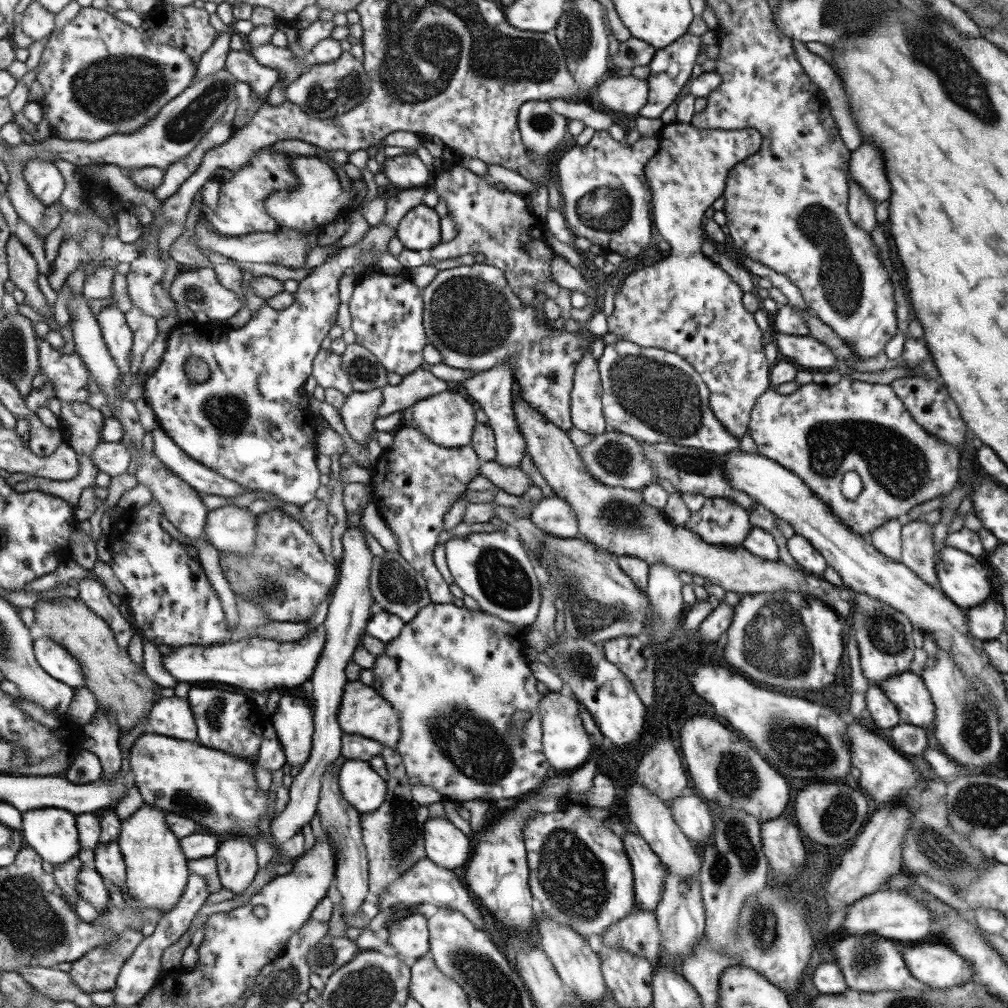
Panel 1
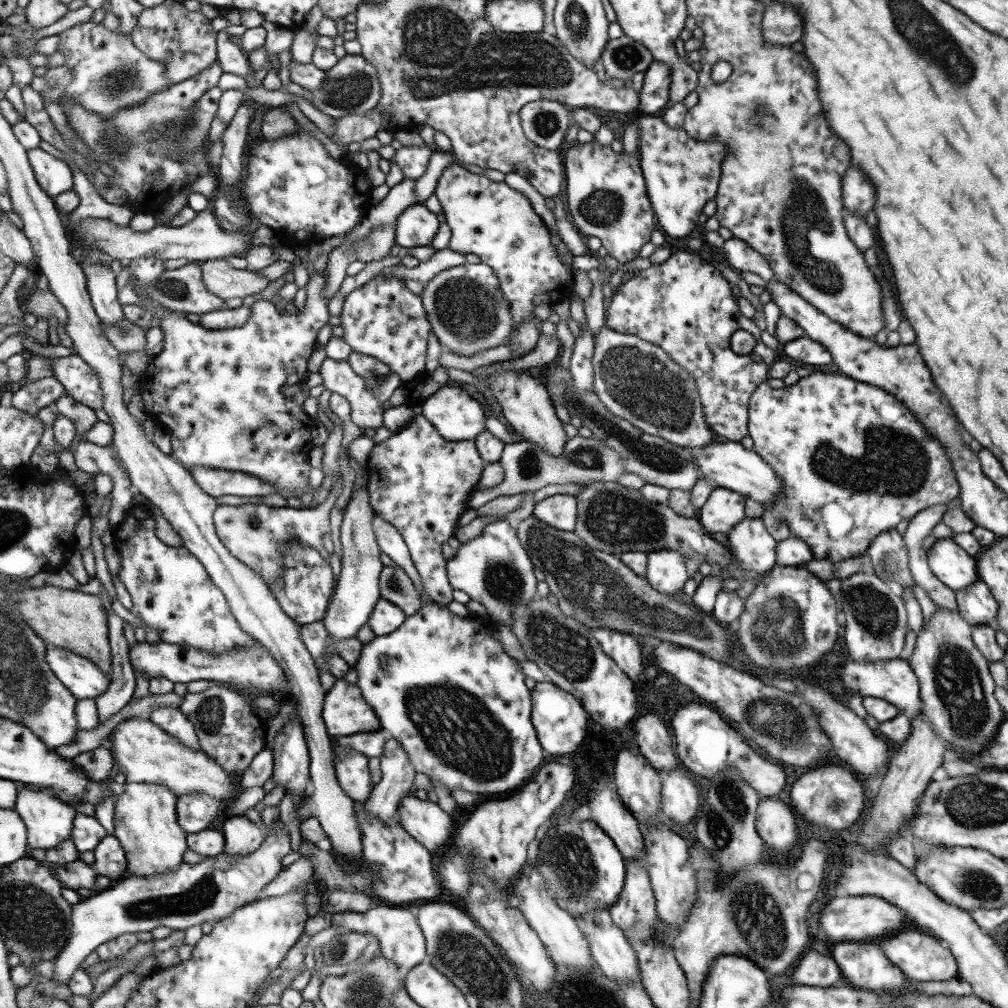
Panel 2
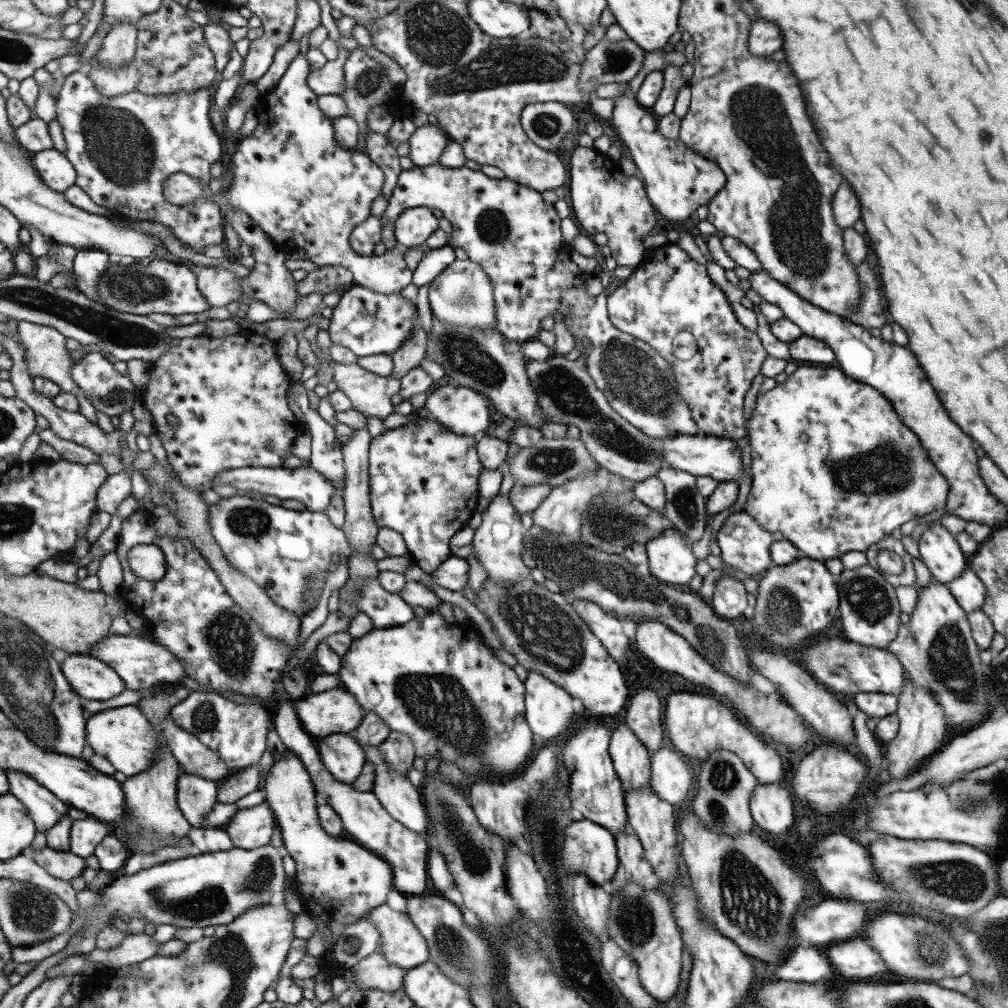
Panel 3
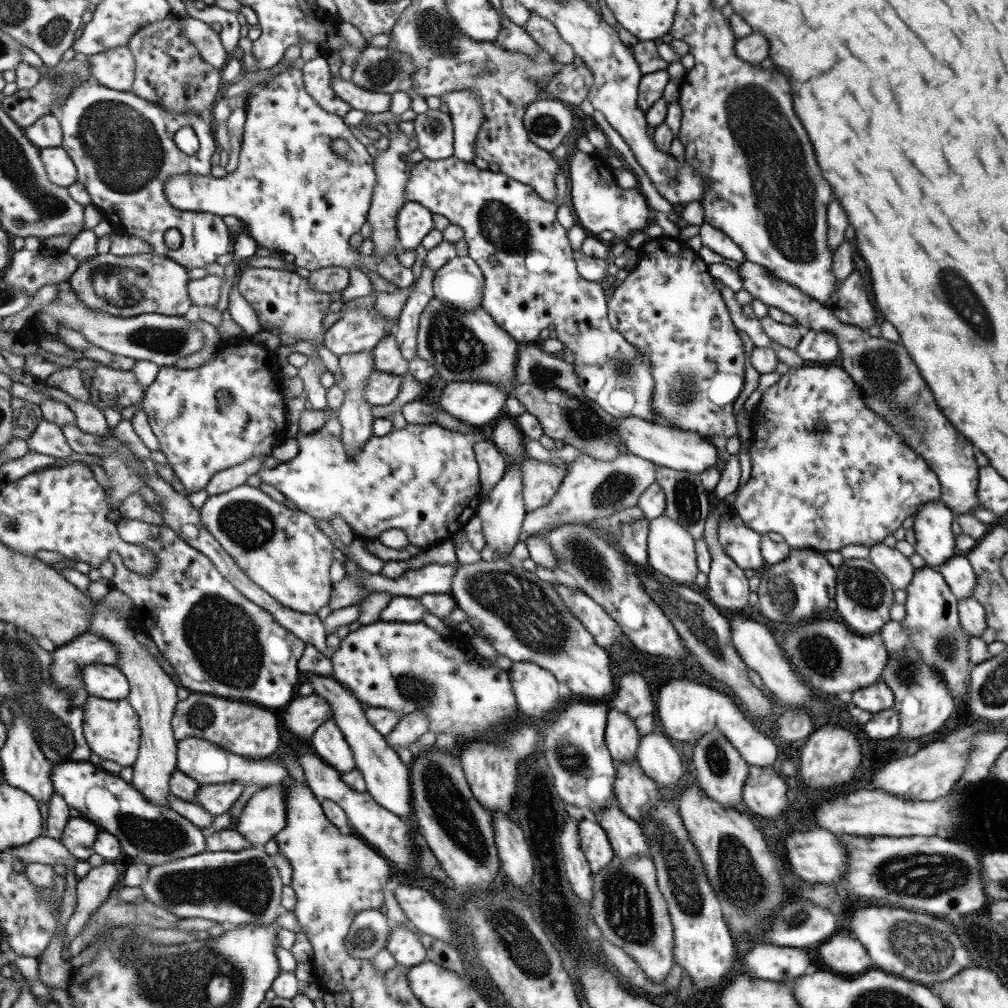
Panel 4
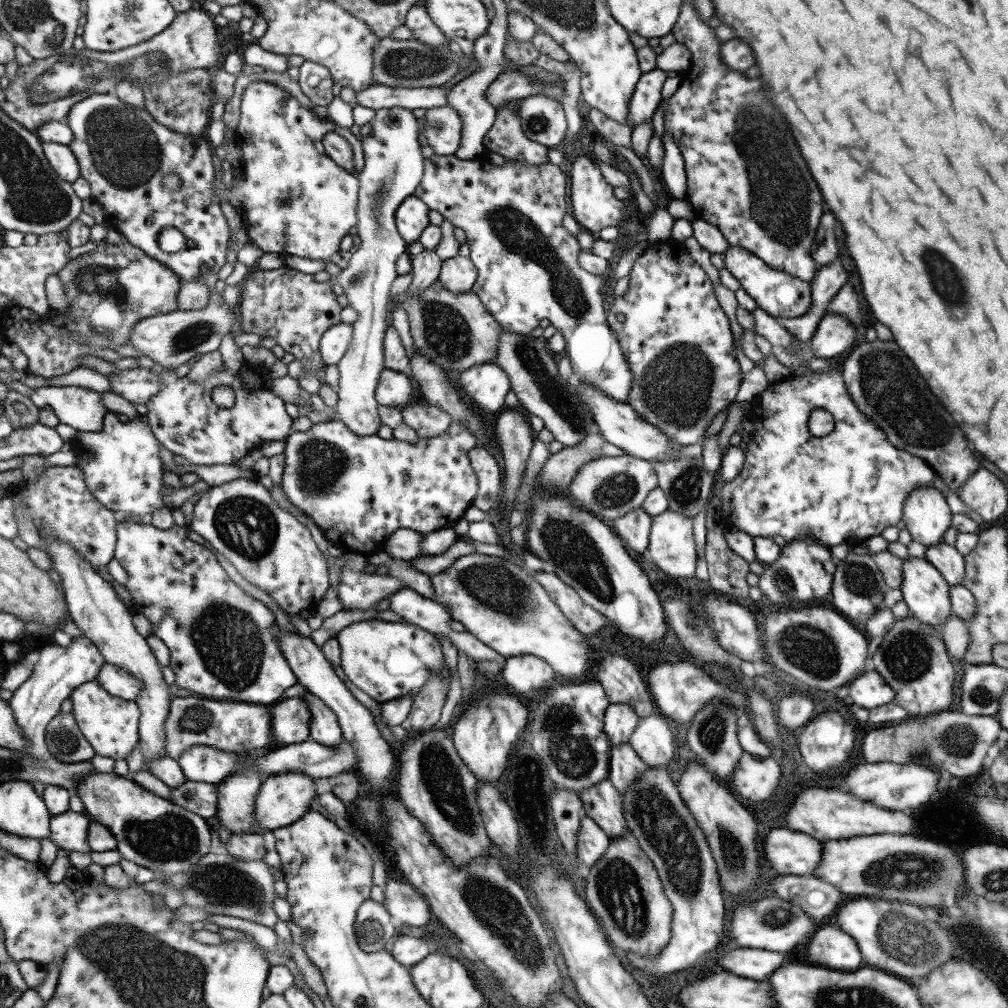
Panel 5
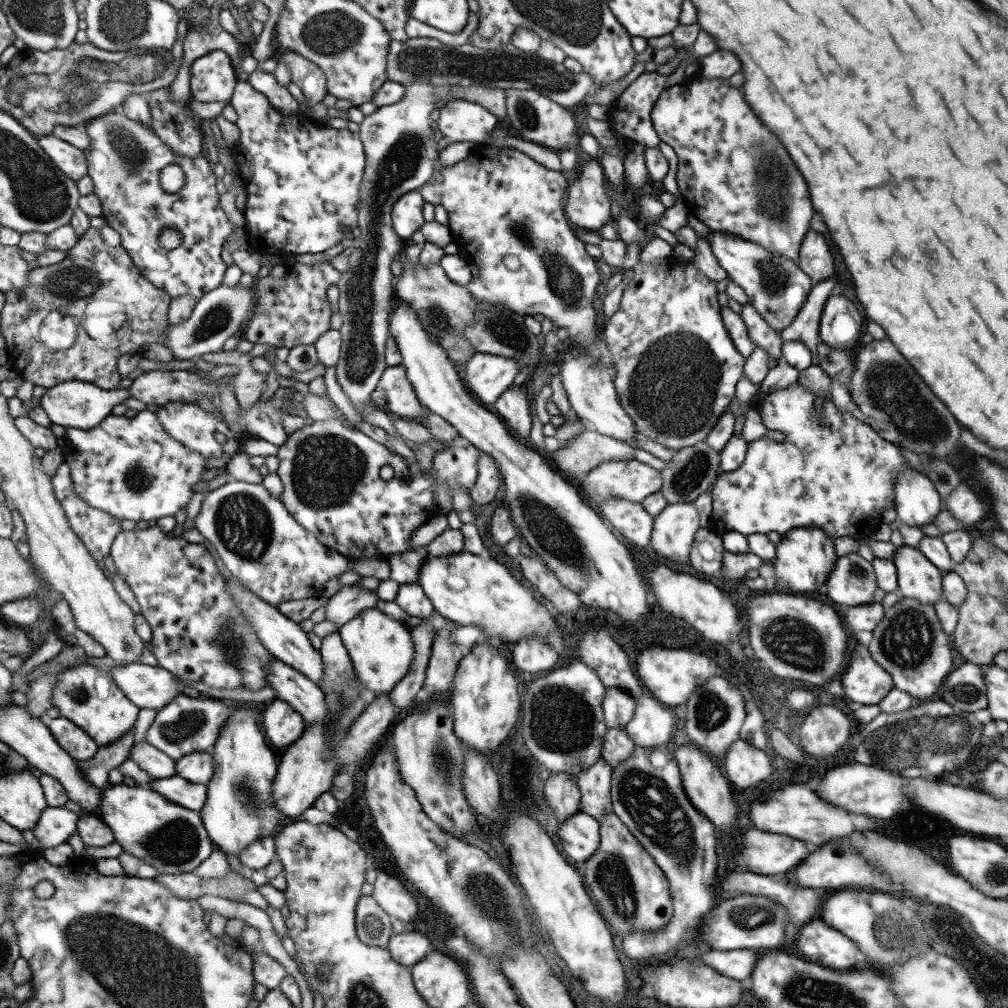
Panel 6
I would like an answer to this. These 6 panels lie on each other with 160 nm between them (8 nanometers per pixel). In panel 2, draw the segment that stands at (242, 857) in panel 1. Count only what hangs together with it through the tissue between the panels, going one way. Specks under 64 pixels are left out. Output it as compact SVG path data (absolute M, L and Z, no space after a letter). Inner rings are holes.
M244 815L227 817L221 826L225 855L245 856L263 843L266 831L261 830Z

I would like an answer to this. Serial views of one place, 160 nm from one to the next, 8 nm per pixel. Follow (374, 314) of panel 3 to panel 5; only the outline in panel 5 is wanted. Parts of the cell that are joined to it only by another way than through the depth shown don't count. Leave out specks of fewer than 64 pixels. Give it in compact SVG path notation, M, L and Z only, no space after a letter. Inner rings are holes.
M337 323L331 325L319 340L319 355L324 366L337 364L348 348L351 333L351 325L348 323Z

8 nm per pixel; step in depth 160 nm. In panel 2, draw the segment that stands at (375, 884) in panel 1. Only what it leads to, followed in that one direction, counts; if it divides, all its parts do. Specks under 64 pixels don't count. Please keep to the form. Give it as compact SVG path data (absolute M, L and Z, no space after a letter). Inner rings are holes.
M387 736L383 746L383 754L379 756L379 771L381 772L380 781L371 787L370 795L364 802L365 808L378 819L381 819L383 824L398 824L397 805L400 798L407 793L414 791L413 776L416 773L414 768L407 760L407 754L403 752L403 747L391 736Z

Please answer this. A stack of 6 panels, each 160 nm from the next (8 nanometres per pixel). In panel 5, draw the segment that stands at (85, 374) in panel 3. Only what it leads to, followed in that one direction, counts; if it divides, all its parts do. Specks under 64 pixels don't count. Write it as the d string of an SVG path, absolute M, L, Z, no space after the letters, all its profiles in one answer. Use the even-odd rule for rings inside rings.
M142 367L118 371L107 376L111 392L135 404L146 402L160 389L160 376Z

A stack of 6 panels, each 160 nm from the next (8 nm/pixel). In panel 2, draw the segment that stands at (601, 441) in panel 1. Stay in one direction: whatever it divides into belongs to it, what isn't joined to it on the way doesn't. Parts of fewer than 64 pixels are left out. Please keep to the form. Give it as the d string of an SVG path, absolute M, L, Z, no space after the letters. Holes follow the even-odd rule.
M579 435L565 441L562 453L558 457L548 455L536 444L519 440L504 444L498 463L503 469L503 480L493 489L476 489L469 498L469 506L474 509L483 506L498 496L513 496L525 492L534 492L549 484L567 484L574 482L588 484L591 482L611 482L626 472L617 453L599 442L596 438L583 438Z

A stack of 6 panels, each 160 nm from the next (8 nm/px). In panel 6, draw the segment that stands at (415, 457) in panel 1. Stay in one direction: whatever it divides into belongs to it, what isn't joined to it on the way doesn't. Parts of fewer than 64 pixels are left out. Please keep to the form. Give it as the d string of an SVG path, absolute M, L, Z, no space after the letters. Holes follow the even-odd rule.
M329 418L327 420L313 421L312 424L305 424L302 428L289 434L286 442L281 446L278 446L276 457L278 458L278 467L276 468L275 473L280 478L283 488L279 499L299 526L308 530L323 546L338 552L347 559L371 559L378 557L385 559L390 555L407 554L410 545L409 539L411 538L413 531L416 528L419 528L423 523L426 523L432 516L440 514L438 506L433 500L433 483L438 483L439 481L444 482L445 486L449 488L450 496L453 495L453 490L456 485L461 487L463 492L469 492L476 481L478 450L463 437L456 436L453 440L444 442L443 451L435 452L435 455L432 458L432 470L430 470L430 472L421 472L415 459L414 462L407 462L406 460L403 460L402 456L389 451L384 445L367 437L363 432L359 431L358 428L348 424L343 419Z

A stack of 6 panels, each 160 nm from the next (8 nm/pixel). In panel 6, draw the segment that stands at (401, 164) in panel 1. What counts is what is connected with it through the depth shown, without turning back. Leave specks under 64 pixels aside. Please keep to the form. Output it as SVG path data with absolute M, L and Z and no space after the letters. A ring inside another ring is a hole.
M463 99L447 101L439 109L434 128L453 142L481 143L497 124L497 117L476 102Z

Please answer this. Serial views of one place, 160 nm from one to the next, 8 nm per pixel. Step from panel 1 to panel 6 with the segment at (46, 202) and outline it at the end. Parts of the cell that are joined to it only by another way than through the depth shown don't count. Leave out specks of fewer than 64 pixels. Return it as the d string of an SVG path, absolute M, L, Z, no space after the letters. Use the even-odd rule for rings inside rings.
M51 134L38 137L37 144L67 178L77 181L87 174L87 163L81 149Z

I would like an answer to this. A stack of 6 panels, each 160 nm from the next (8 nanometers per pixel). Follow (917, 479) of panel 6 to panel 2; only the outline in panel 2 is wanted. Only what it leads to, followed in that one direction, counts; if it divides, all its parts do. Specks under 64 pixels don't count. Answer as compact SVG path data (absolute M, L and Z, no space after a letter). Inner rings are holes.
M951 537L936 539L926 549L929 570L953 592L962 591L978 578L976 559L969 556Z

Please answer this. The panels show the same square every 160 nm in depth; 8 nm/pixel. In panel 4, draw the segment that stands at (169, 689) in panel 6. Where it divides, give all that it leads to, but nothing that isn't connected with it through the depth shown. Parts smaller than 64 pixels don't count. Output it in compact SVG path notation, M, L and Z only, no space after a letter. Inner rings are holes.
M93 663L81 669L82 686L89 696L103 700L123 700L129 693L126 676L113 665Z

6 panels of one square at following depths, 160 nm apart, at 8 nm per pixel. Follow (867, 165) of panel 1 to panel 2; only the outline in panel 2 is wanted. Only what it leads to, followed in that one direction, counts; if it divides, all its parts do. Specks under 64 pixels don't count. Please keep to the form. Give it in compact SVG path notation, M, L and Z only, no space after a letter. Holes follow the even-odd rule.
M849 166L840 180L841 203L843 211L853 215L865 216L875 204L875 192L871 182L853 166Z

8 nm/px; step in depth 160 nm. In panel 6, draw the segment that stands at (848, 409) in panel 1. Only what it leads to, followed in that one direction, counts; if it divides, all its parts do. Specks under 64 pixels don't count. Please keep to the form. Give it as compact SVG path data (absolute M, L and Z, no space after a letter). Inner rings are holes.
M801 380L764 395L758 412L768 434L748 442L742 463L735 470L720 472L712 484L711 530L717 536L723 536L725 531L743 536L777 532L782 536L799 527L821 529L832 539L848 536L860 542L872 536L882 523L882 510L889 505L893 507L894 478L910 467L897 446L883 440L862 420L837 411L830 398L828 392L822 402L822 413L816 416L814 392L807 390Z

